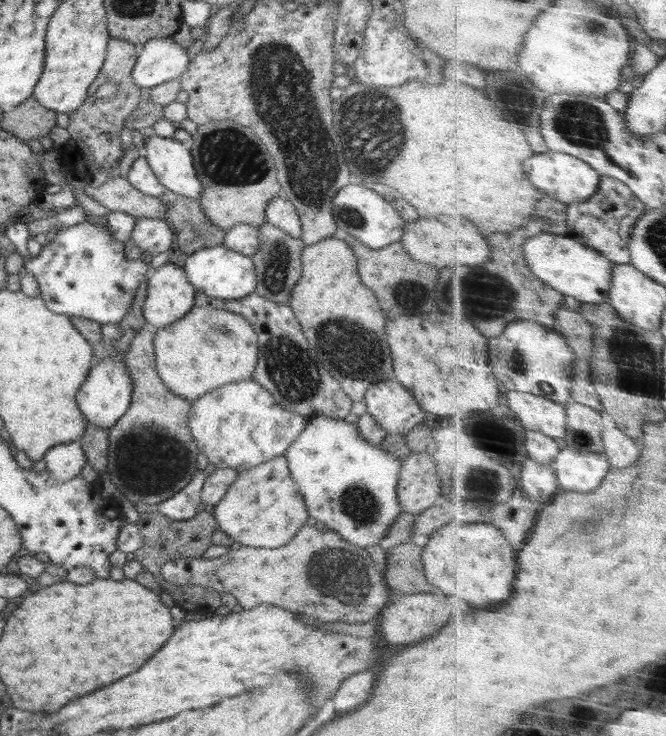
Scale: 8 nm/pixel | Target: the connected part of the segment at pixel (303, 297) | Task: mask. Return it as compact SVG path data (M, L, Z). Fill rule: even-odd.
M340 234L306 245L301 254L302 276L292 289L289 307L294 311L310 348L316 352L352 402L365 400L368 387L395 374L386 342L386 318L374 293L362 284L357 258Z

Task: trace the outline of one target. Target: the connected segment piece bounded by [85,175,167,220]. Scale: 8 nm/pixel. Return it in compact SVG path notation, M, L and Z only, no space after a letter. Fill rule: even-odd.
M118 175L99 185L88 184L85 193L112 212L120 211L138 218L167 218L166 207L159 197L140 192Z

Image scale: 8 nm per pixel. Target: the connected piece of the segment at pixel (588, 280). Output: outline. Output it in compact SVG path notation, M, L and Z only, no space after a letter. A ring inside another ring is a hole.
M542 233L529 241L525 249L526 258L534 274L546 284L584 303L602 304L611 302L614 269L617 263L610 259L608 255L578 242L578 239L569 236L569 234Z

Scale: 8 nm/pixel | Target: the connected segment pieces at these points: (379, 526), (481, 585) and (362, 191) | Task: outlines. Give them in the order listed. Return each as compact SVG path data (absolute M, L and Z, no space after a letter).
M324 415L309 419L304 430L294 440L294 444L286 450L284 456L309 516L318 522L324 522L330 531L339 534L357 547L365 548L379 544L394 519L402 511L398 503L397 482L403 459L380 450L380 446L366 443L366 440L357 432L357 425L354 423Z
M446 523L422 540L421 559L425 577L432 586L438 586L450 598L466 598L474 606L496 604L508 600L514 594L514 582L518 578L516 548L504 536L506 532L494 523Z
M350 183L334 195L332 212L339 233L357 238L370 249L379 250L399 242L404 234L404 220L380 194L361 184Z

